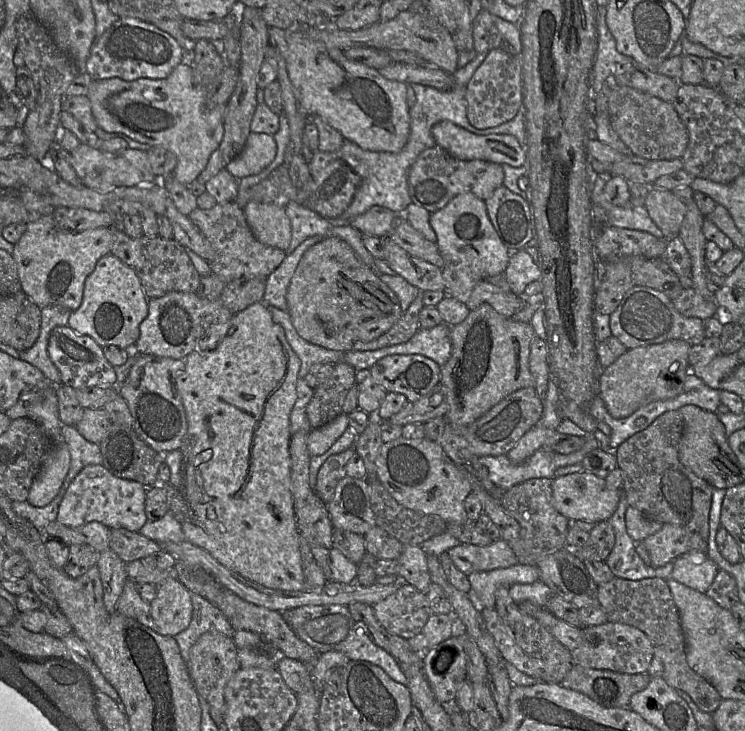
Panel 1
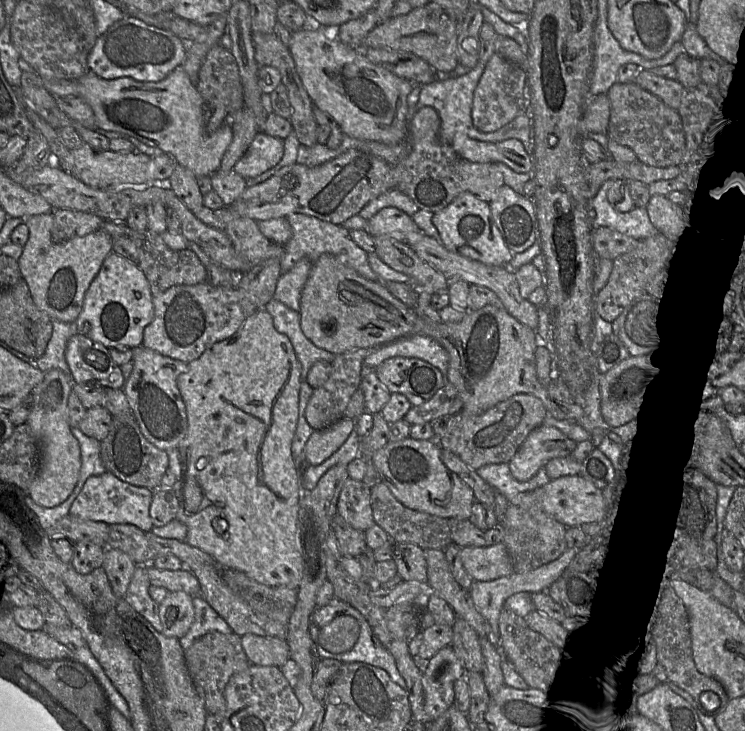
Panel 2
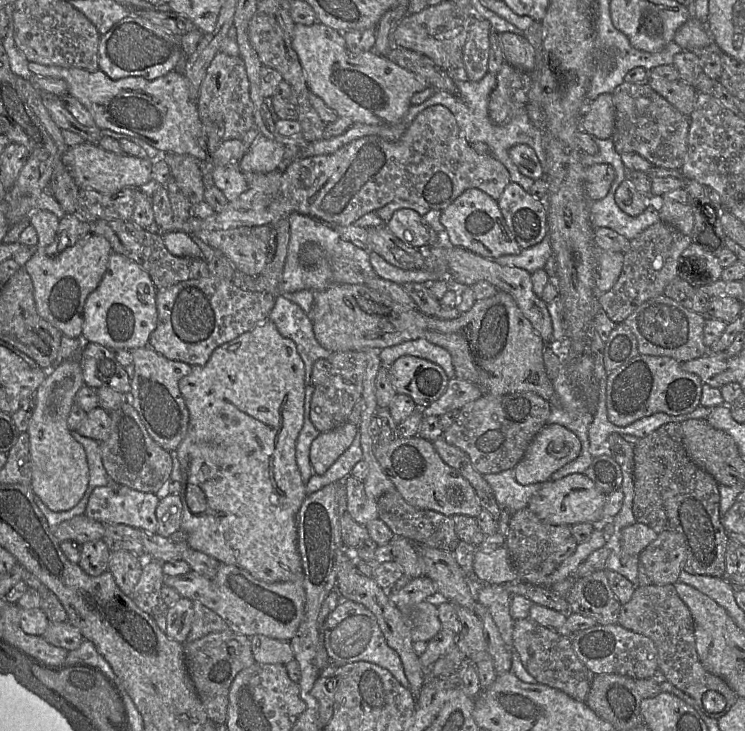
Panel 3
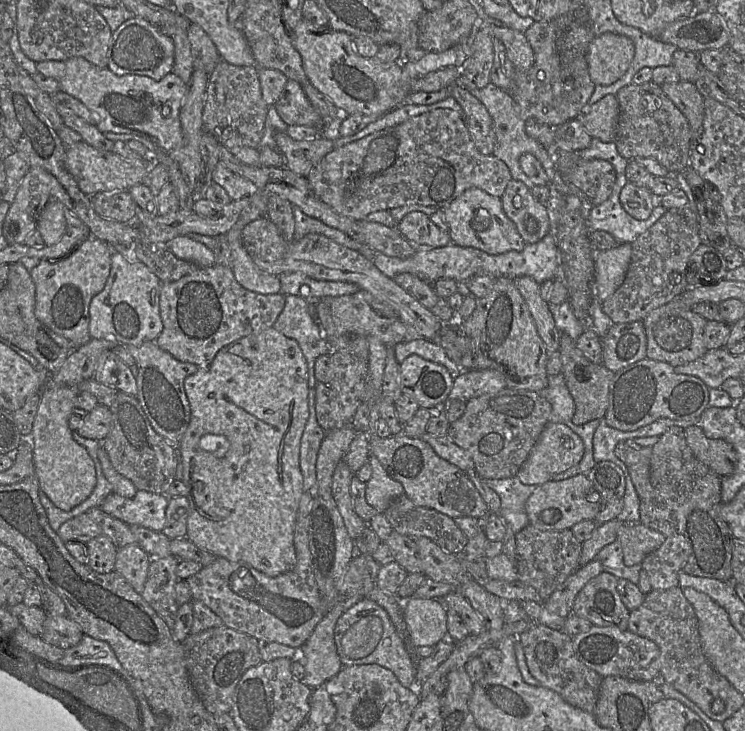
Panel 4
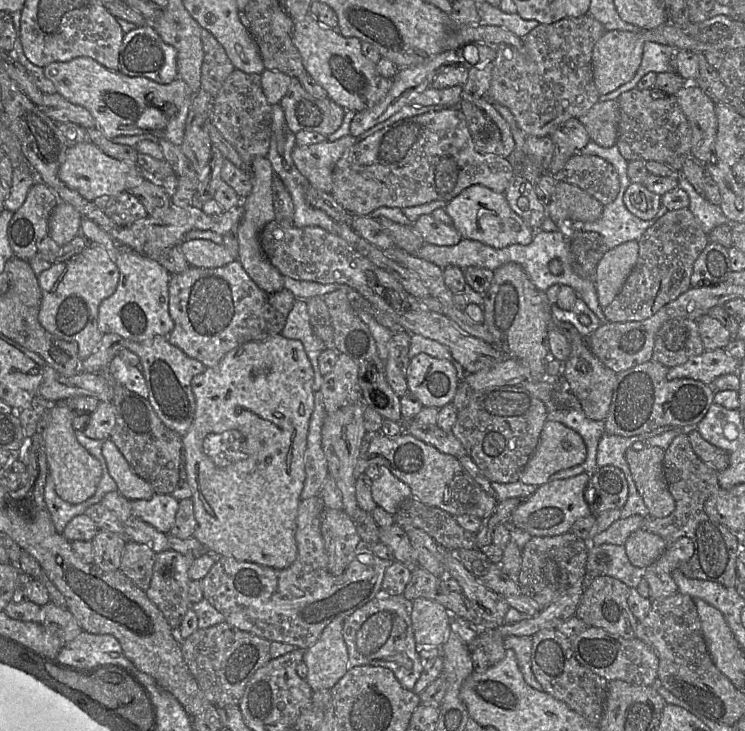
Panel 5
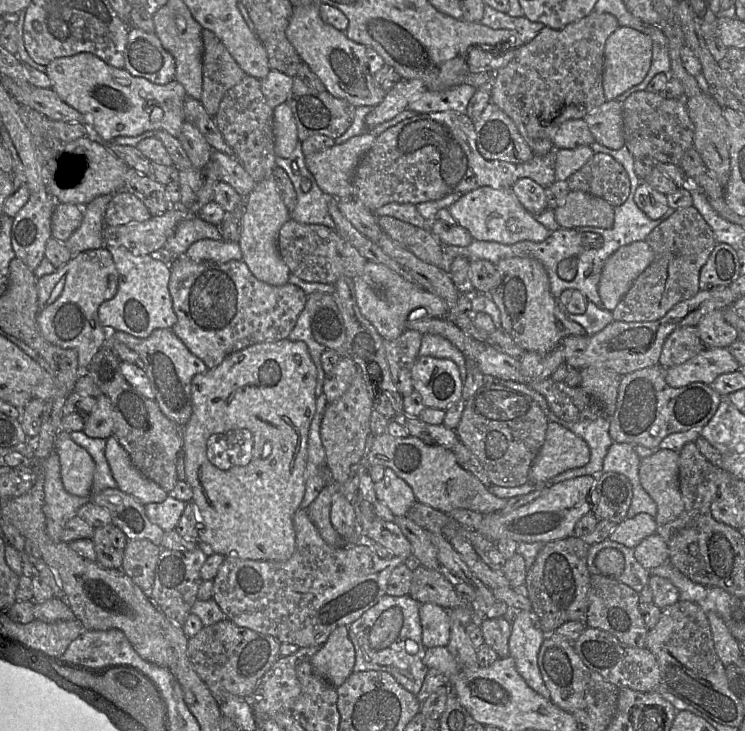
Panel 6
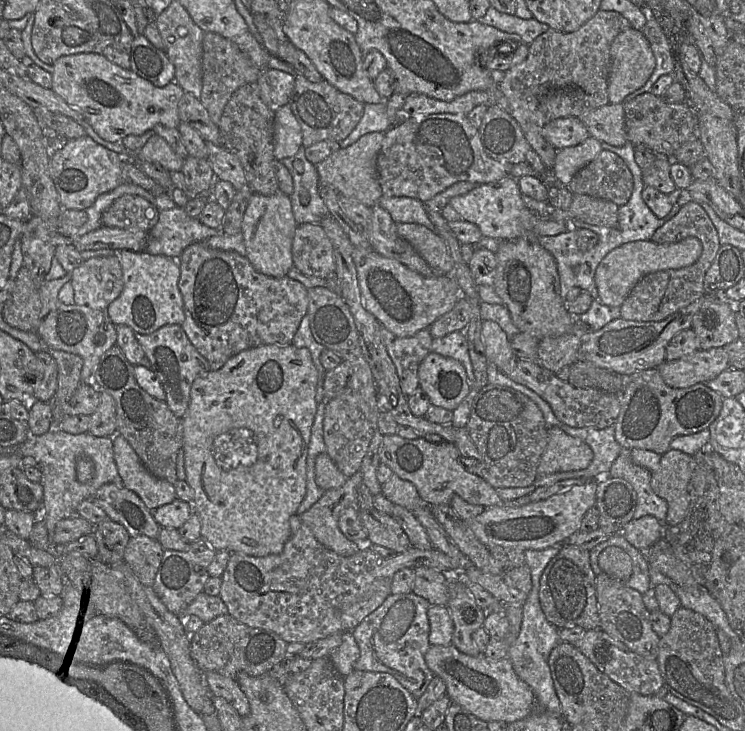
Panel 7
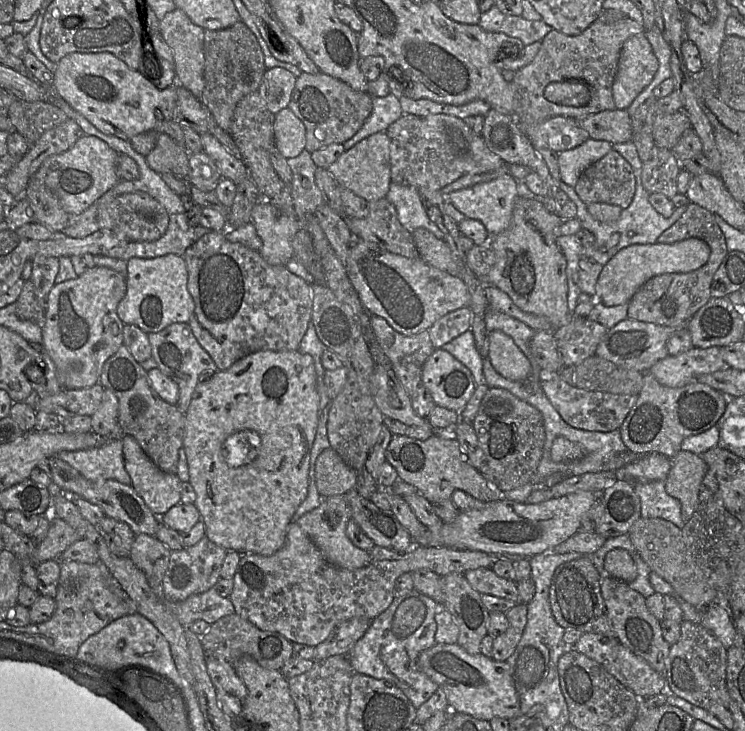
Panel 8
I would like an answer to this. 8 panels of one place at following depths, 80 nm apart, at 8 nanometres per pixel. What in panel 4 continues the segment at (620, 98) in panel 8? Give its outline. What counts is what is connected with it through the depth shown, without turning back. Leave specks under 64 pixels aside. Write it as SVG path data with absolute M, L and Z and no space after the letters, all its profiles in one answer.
M611 32L596 35L587 49L591 80L601 86L615 83L627 72L634 54L630 38Z

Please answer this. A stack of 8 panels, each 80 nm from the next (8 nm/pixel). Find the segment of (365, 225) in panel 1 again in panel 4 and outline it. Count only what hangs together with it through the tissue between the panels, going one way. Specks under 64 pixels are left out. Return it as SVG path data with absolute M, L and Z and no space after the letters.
M422 212L406 214L396 224L396 229L416 247L416 251L444 247L451 243L449 233L438 228L430 217Z

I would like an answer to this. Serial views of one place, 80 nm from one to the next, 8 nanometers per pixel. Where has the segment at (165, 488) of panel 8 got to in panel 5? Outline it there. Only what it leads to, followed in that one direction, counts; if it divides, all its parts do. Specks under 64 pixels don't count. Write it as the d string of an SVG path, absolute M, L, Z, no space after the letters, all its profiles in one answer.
M107 439L102 447L109 475L117 485L117 491L130 501L148 500L155 494L149 483L131 469L117 446Z

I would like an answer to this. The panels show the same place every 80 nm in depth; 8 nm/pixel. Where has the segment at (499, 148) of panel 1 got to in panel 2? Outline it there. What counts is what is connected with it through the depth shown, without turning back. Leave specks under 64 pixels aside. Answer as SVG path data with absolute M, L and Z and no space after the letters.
M456 133L450 145L460 157L471 162L501 162L517 173L533 172L534 154L532 158L518 139L485 142L470 138L464 133Z

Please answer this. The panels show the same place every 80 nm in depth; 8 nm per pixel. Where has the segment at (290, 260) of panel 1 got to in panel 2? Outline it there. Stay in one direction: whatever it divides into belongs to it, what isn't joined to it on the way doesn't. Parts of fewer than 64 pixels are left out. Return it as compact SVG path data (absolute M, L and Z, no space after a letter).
M301 259L288 272L281 274L277 281L273 299L299 312L301 292L311 266L312 263L308 259Z

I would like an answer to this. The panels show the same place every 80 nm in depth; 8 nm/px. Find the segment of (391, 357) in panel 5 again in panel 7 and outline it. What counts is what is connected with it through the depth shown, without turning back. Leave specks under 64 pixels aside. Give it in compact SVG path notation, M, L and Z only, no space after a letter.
M383 326L380 334L400 380L400 388L406 397L413 395L419 387L418 368L431 352L433 337L429 329L420 330L411 337L395 336Z

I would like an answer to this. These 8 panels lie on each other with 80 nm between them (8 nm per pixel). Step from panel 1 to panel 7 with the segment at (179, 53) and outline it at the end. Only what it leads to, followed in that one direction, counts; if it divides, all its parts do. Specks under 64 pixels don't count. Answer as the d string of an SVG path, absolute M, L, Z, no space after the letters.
M142 34L134 37L130 50L130 70L147 79L156 87L164 87L174 81L175 68L163 50L156 48Z

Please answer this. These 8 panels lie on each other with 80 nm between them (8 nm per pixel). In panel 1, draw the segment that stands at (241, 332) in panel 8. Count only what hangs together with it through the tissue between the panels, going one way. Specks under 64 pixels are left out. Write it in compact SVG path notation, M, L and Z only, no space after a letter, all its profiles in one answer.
M171 291L161 297L148 299L148 315L139 325L140 336L133 350L138 354L181 360L195 350L214 350L228 333L233 315L219 298L209 300L199 297L196 292Z

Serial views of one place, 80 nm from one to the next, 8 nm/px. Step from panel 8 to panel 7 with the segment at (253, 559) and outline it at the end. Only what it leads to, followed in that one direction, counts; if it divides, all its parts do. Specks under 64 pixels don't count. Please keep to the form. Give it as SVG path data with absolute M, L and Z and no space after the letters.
M295 514L290 517L291 536L281 553L265 557L231 553L221 576L219 593L229 615L252 628L271 631L288 644L308 644L336 632L352 632L367 615L376 610L392 594L393 576L401 569L428 567L452 575L464 571L459 567L459 560L454 560L435 548L419 550L410 547L404 553L396 554L392 558L384 558L370 548L362 549L349 557L340 556L320 544L311 530L303 524L300 516Z

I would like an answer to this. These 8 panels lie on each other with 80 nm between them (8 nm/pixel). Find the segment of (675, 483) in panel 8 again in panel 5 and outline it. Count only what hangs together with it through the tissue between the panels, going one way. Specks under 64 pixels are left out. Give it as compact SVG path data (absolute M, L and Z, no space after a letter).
M631 447L625 453L636 487L649 510L649 515L655 518L665 518L675 510L675 501L669 492L663 472L664 454L665 450L659 447L645 447L641 450Z

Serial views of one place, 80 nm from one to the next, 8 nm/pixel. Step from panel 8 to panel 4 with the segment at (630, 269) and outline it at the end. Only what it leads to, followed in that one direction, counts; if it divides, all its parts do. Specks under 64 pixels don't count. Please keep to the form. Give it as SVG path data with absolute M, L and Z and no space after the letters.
M631 243L599 251L595 255L595 298L603 302L623 283L631 261Z

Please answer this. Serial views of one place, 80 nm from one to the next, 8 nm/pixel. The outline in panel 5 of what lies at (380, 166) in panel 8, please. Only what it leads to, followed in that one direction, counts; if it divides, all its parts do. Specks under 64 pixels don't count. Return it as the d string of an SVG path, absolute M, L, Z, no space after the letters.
M347 135L335 141L296 146L291 157L298 171L311 185L323 192L331 193L335 164L347 149L359 141L358 137Z

